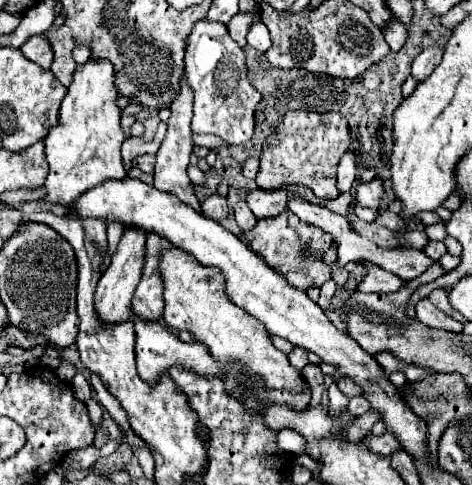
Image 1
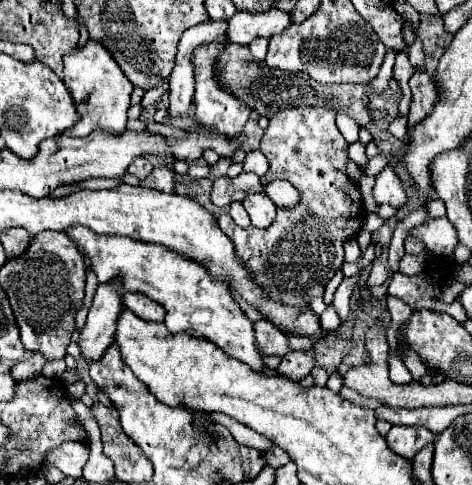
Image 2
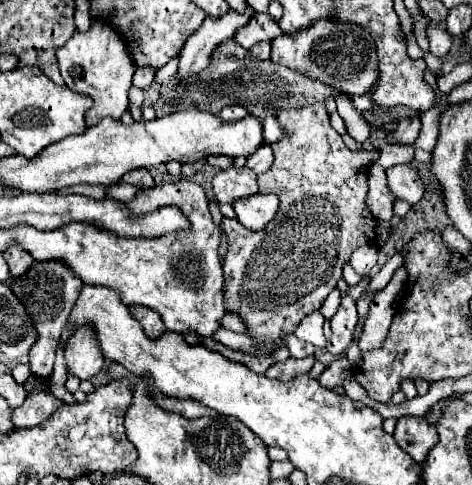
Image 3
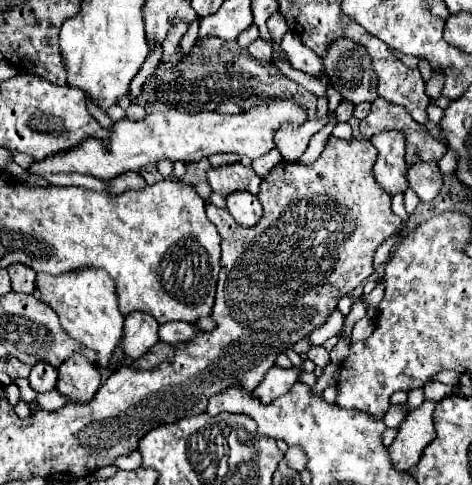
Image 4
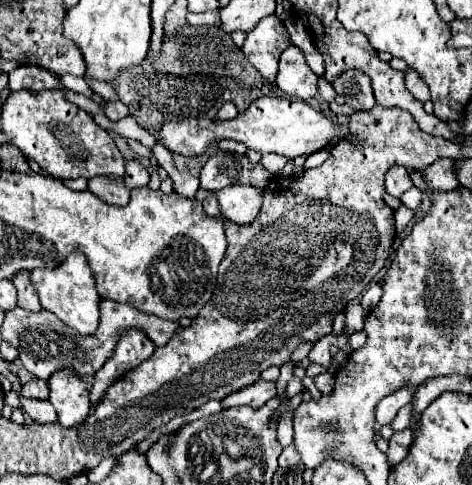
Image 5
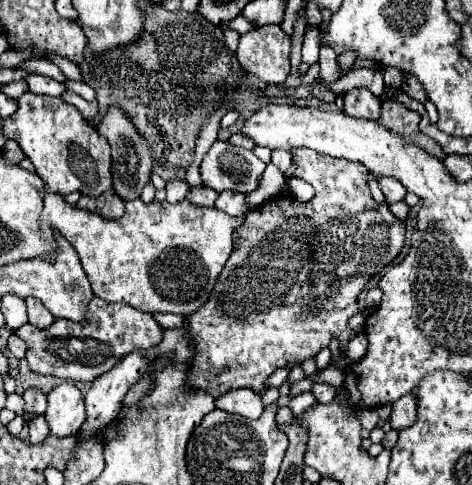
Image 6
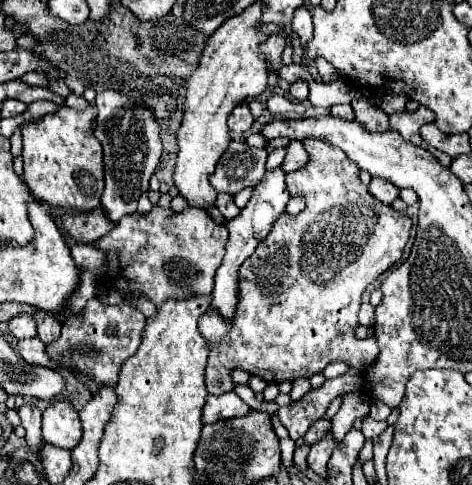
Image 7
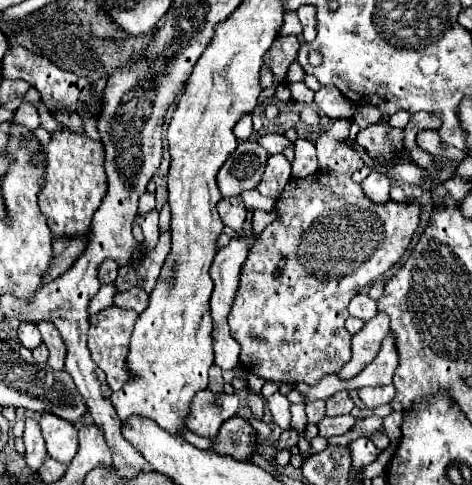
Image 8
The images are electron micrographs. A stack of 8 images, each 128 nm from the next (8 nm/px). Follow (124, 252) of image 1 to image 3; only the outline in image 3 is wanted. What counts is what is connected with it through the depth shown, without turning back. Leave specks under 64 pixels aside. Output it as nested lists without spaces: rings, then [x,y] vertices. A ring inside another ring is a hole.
[[[86,324],[68,338],[66,362],[68,362],[68,372],[80,380],[90,380],[102,370],[106,358],[100,352],[96,332],[92,326]]]

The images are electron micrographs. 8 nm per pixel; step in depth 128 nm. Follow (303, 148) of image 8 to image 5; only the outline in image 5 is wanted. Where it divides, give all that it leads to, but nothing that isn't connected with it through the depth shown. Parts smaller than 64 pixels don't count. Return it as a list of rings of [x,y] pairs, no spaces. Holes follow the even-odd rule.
[[[264,154],[262,160],[260,160],[260,164],[262,164],[270,174],[278,174],[278,172],[284,168],[286,162],[288,162],[288,158],[276,156],[276,154]]]

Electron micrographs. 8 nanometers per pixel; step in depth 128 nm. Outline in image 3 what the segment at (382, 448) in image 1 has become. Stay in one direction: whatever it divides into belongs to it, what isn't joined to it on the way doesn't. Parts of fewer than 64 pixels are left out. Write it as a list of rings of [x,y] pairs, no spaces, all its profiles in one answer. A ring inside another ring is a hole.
[[[404,416],[396,424],[394,440],[414,462],[422,462],[438,442],[438,432],[436,426],[428,424],[424,418]]]

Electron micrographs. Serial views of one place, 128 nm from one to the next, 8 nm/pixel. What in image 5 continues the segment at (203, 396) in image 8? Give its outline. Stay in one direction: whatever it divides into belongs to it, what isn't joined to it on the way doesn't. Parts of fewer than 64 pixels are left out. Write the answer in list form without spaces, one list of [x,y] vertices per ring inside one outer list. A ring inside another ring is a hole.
[[[258,380],[256,384],[242,388],[240,392],[234,392],[224,398],[222,406],[232,408],[232,406],[252,406],[252,408],[262,408],[270,398],[276,396],[276,382],[266,382]]]

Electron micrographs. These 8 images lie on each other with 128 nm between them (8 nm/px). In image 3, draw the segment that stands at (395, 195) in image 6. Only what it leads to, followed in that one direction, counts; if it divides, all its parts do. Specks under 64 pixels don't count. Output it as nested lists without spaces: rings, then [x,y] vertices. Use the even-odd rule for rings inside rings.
[[[416,112],[412,116],[404,116],[398,124],[398,130],[394,134],[388,134],[386,140],[388,142],[396,142],[396,144],[412,144],[418,138],[422,126],[422,114]],[[372,164],[368,172],[368,196],[366,196],[366,208],[378,218],[378,220],[390,220],[394,216],[392,212],[394,196],[390,194],[386,186],[386,172],[378,164]]]

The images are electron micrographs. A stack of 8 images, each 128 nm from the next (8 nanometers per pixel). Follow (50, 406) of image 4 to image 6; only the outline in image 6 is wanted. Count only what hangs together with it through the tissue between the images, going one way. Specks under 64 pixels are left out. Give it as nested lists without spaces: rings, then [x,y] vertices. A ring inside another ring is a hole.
[[[16,392],[10,394],[6,398],[6,408],[12,410],[12,412],[16,412],[16,414],[20,414],[20,416],[24,416],[24,398],[20,394],[16,394]],[[44,414],[40,416],[32,416],[32,420],[28,422],[28,428],[30,428],[30,442],[32,444],[40,444],[46,436],[48,436],[48,424],[44,422]]]

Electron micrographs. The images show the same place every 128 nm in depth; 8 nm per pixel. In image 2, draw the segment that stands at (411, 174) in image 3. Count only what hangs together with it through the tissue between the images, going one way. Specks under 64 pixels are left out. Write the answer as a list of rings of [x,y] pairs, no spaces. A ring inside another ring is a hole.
[[[384,168],[378,176],[376,176],[376,184],[372,188],[372,198],[378,204],[390,204],[394,208],[402,206],[406,202],[406,194],[404,188],[398,180],[398,176],[392,172],[392,168]]]

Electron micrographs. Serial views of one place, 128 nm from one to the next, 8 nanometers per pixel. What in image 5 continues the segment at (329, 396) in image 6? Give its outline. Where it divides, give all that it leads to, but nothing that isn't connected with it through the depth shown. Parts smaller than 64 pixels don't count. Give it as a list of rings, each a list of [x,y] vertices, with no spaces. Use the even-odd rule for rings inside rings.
[[[324,372],[314,378],[314,384],[322,394],[330,394],[334,388],[335,378],[330,372]]]

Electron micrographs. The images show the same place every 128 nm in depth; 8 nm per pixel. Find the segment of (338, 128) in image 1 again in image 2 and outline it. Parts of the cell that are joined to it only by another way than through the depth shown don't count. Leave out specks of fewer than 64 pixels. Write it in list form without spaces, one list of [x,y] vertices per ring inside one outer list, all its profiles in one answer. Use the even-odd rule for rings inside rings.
[[[286,108],[270,118],[260,142],[260,150],[270,162],[268,172],[260,178],[262,184],[268,184],[276,178],[288,180],[300,192],[300,202],[292,210],[280,208],[276,220],[268,228],[240,228],[232,222],[228,212],[220,214],[218,226],[232,238],[238,256],[252,270],[256,282],[264,286],[272,298],[296,308],[306,308],[310,298],[324,294],[328,280],[344,264],[342,242],[356,236],[362,228],[362,222],[358,222],[364,212],[360,192],[346,174],[348,142],[336,126],[336,112],[332,108]]]

